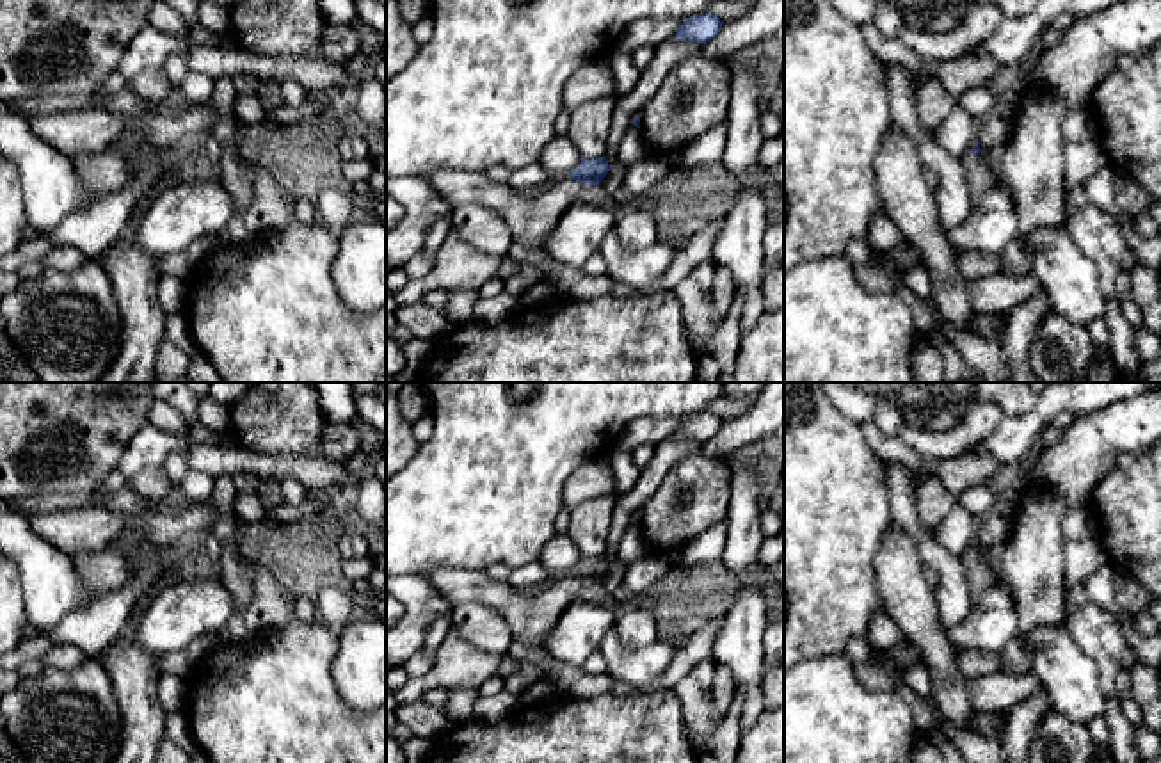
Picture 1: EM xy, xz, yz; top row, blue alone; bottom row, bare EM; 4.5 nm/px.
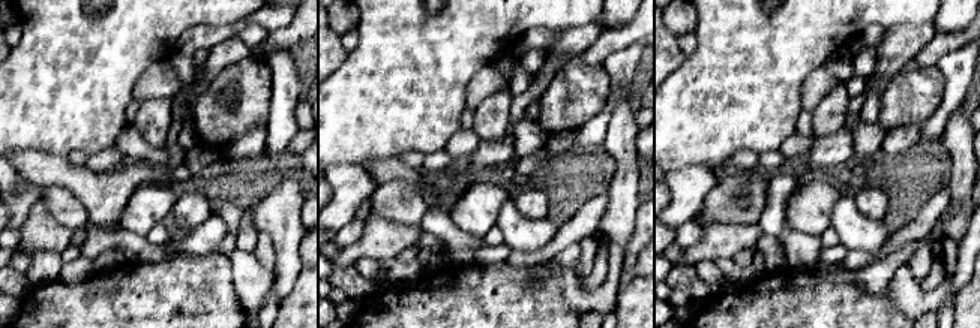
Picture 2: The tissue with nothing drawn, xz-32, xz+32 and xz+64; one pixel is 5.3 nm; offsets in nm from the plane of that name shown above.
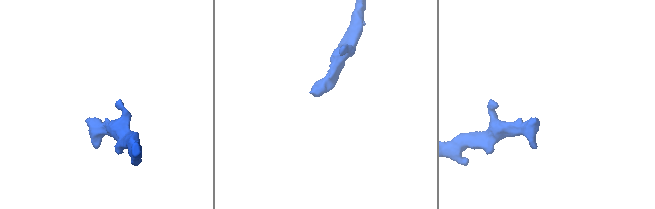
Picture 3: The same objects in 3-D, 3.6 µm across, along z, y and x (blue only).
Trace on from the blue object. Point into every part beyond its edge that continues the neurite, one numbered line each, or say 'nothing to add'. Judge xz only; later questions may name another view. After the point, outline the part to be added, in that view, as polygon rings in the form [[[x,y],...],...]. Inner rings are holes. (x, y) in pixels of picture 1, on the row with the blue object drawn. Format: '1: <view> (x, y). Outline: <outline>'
1: xz (530, 216). Outline: [[[443,169],[423,178],[452,208],[476,203],[503,217],[512,242],[544,247],[546,238],[569,206],[587,197],[589,185],[569,176],[553,178],[528,192],[491,181],[482,171]]]

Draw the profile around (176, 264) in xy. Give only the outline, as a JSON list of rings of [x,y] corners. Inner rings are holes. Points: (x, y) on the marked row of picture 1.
[[[185,251],[171,253],[158,261],[160,274],[185,279],[192,270],[192,261]]]

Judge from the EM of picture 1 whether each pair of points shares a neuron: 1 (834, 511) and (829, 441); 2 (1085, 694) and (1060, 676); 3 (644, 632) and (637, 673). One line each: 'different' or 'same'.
1: same
2: same
3: different

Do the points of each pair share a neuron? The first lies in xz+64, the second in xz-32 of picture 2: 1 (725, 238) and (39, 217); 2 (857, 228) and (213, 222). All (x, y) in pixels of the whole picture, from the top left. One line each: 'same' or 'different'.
1: same
2: same

